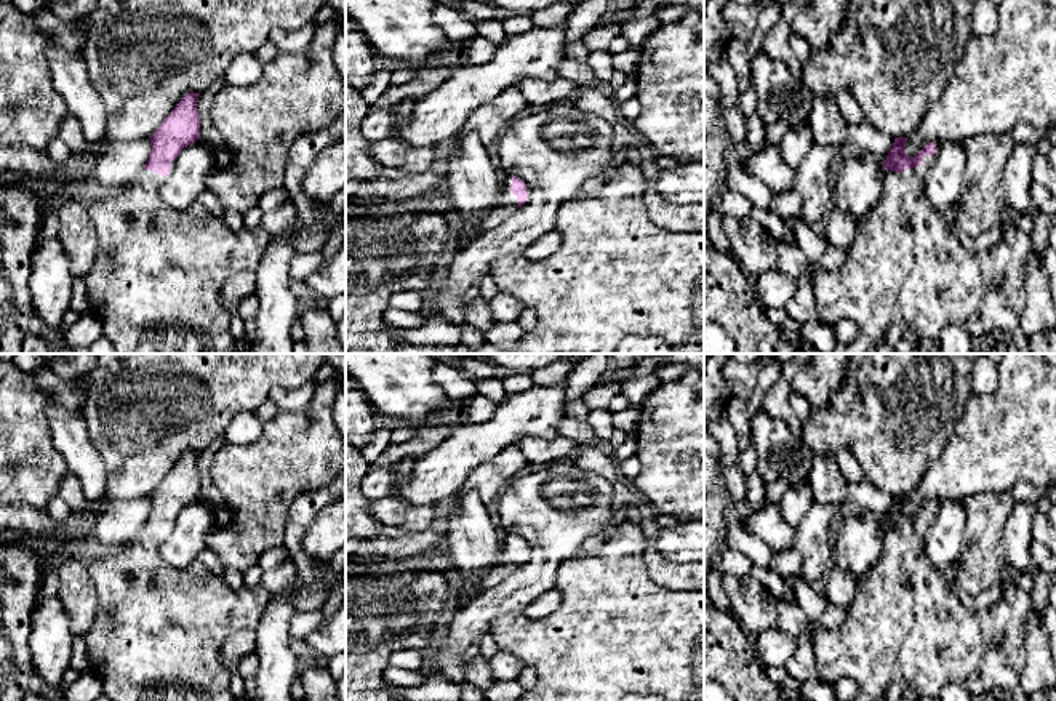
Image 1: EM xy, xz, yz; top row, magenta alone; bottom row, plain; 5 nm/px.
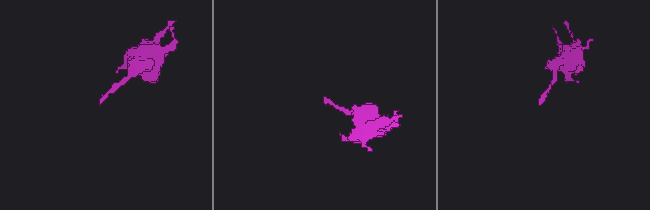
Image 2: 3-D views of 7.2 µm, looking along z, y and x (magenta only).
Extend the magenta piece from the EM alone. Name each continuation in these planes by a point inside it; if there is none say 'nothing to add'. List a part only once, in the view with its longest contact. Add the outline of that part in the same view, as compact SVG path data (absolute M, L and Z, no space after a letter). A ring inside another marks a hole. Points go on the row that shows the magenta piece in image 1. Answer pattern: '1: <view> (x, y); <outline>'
1: yz (906, 279); M923 155L920 166L901 173L885 170L885 192L859 222L845 262L835 270L821 270L811 277L819 322L848 322L859 330L851 342L838 344L834 354L938 354L938 339L950 325L976 339L992 333L1008 336L1019 328L1026 307L1022 275L1030 248L1029 234L1006 229L987 251L966 251L942 211L925 197L925 174L933 160L934 155Z

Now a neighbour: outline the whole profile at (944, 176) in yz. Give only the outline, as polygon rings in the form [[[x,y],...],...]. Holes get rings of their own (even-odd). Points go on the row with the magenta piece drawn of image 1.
[[[944,142],[938,147],[925,174],[925,197],[944,211],[960,198],[963,189],[965,152],[960,144]]]

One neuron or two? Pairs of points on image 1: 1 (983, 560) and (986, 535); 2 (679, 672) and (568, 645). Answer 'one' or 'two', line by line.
1: one
2: one

